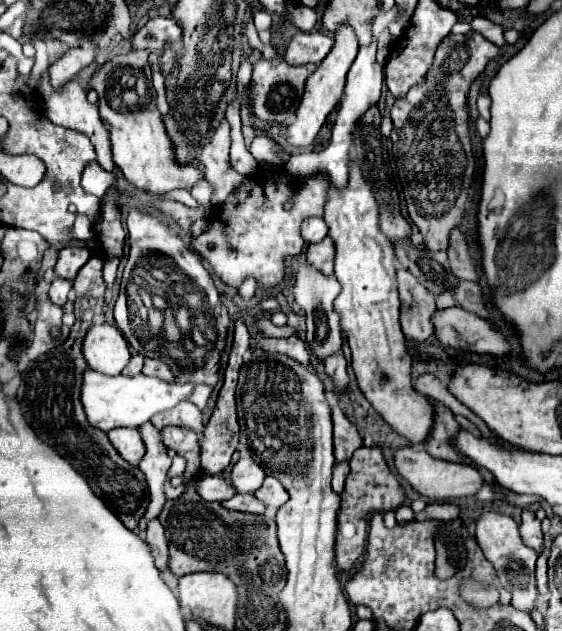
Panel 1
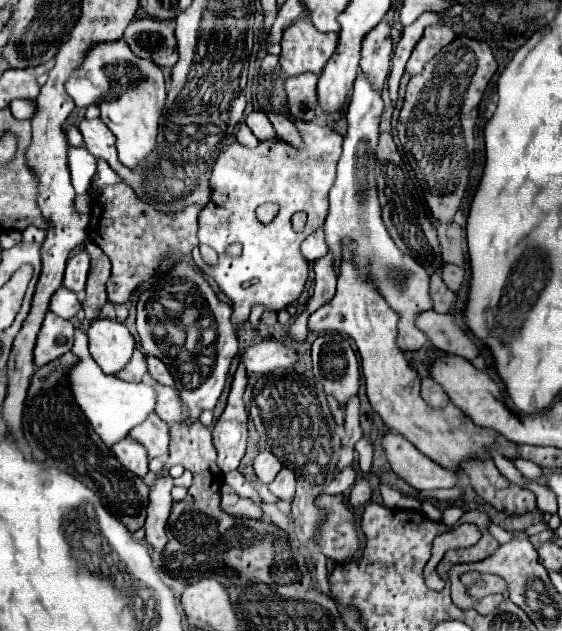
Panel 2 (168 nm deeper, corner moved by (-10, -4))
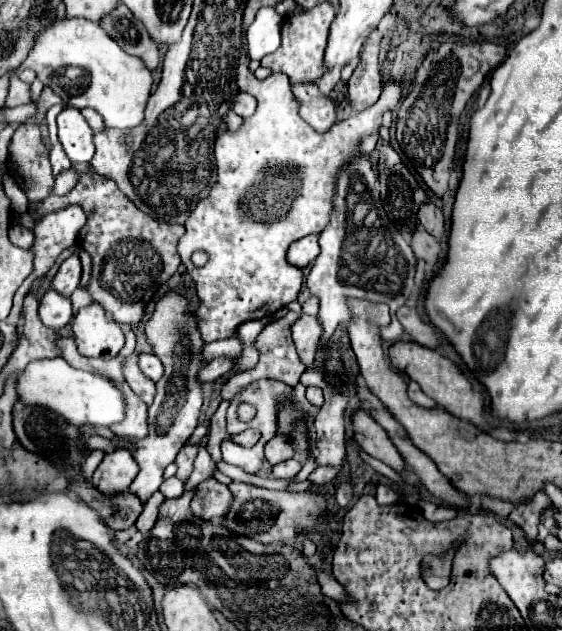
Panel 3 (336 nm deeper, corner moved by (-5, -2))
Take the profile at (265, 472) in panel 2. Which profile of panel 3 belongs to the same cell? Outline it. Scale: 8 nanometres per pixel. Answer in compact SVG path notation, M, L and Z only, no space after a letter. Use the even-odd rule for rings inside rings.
M278 434L278 436L274 436L274 438L266 444L266 460L268 460L270 466L288 460L288 458L292 458L294 454L296 454L296 452L294 452L294 440L292 440L290 436Z

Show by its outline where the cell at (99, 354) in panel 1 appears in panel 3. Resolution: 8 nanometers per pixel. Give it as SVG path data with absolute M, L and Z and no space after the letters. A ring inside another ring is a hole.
M96 302L76 312L72 318L72 330L82 356L116 358L124 346L120 324Z

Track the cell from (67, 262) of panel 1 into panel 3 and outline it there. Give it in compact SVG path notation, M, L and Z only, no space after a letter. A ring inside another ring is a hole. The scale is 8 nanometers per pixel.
M72 254L60 264L56 276L52 278L52 288L62 296L70 296L80 286L80 274L82 274L80 258Z

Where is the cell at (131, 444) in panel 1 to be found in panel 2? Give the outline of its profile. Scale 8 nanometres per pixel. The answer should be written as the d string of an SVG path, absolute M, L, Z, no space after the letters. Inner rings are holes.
M127 436L127 438L119 440L115 446L111 446L111 450L115 450L115 456L119 456L119 462L125 468L129 468L131 472L135 472L137 476L145 476L149 472L147 450L133 438Z

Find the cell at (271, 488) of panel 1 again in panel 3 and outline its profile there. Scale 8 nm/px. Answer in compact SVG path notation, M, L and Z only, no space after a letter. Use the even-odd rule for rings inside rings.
M290 458L290 460L286 460L286 462L276 464L276 466L272 468L272 472L274 472L276 478L294 478L294 476L300 472L300 468L302 468L300 460Z

